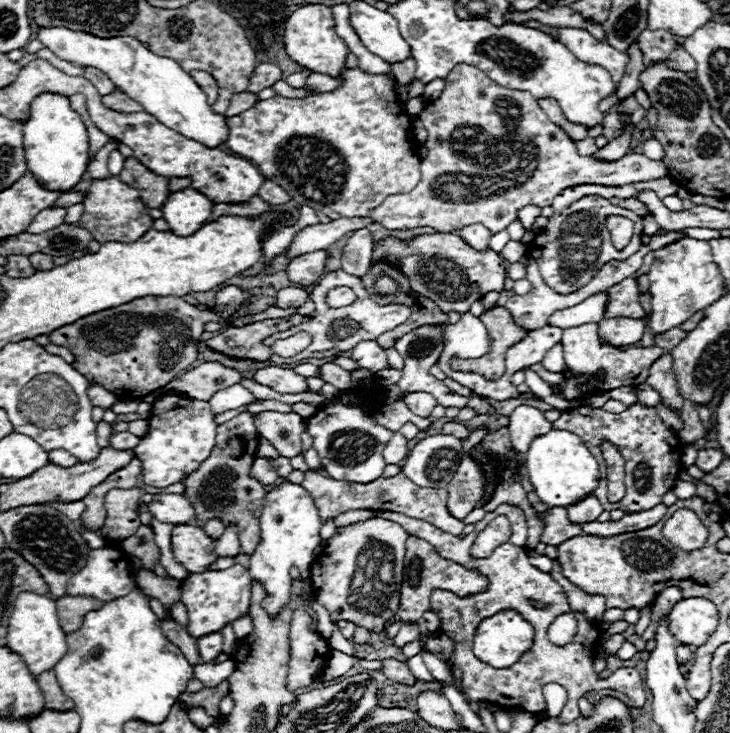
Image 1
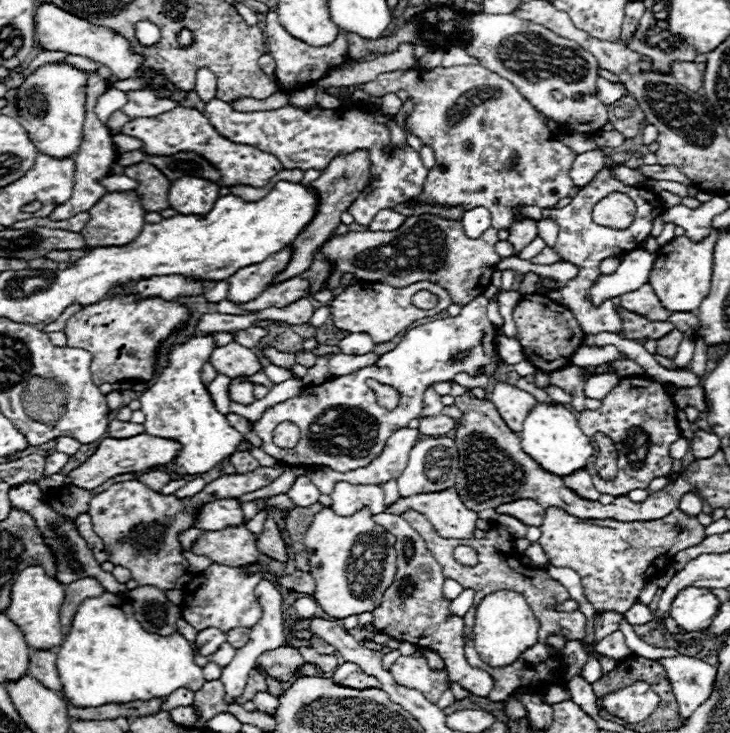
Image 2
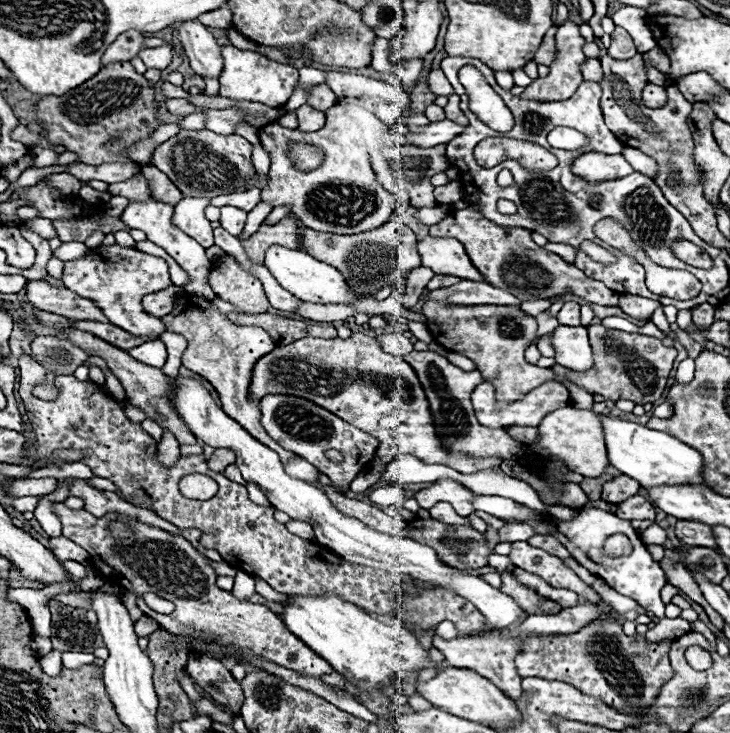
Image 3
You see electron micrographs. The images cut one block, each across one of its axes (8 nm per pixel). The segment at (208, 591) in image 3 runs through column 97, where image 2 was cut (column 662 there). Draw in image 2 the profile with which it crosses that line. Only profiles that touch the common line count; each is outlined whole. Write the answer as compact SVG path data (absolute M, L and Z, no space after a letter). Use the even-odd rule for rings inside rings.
M548 508L542 520L540 544L548 552L548 560L556 568L570 568L580 576L584 596L594 602L600 612L626 612L646 584L648 570L664 554L672 558L676 552L704 540L704 526L696 518L688 518L676 510L664 518L648 522L618 520L582 520L562 508Z

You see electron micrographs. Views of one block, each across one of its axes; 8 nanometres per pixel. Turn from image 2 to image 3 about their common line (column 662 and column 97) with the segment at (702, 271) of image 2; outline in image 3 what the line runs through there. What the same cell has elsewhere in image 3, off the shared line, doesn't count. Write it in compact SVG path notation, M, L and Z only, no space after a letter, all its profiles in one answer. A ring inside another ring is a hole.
M120 244L98 246L98 248L92 248L84 258L64 262L62 280L64 280L66 288L72 290L74 294L94 300L94 304L98 304L98 308L102 308L104 316L112 324L116 324L136 336L146 336L146 334L160 336L162 332L166 332L162 318L150 316L142 308L142 296L170 286L168 264L162 258L144 254L136 248L122 248Z

